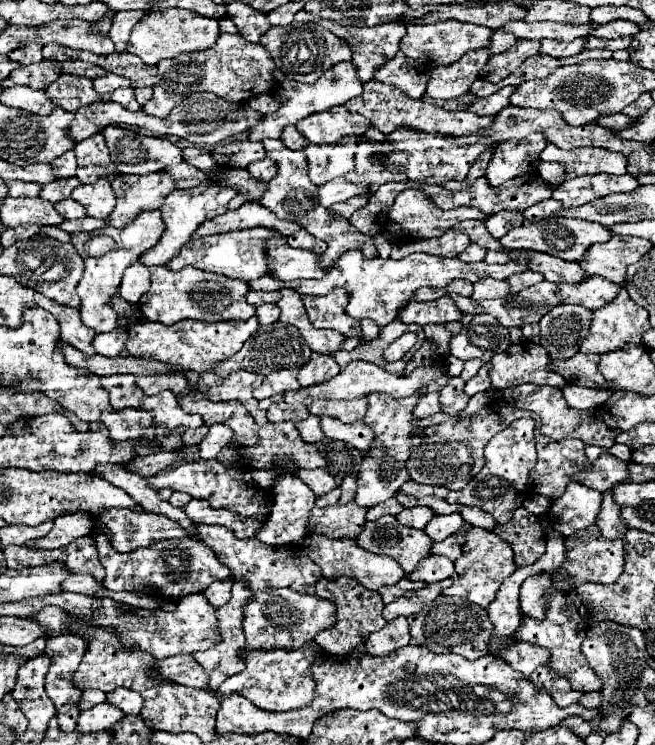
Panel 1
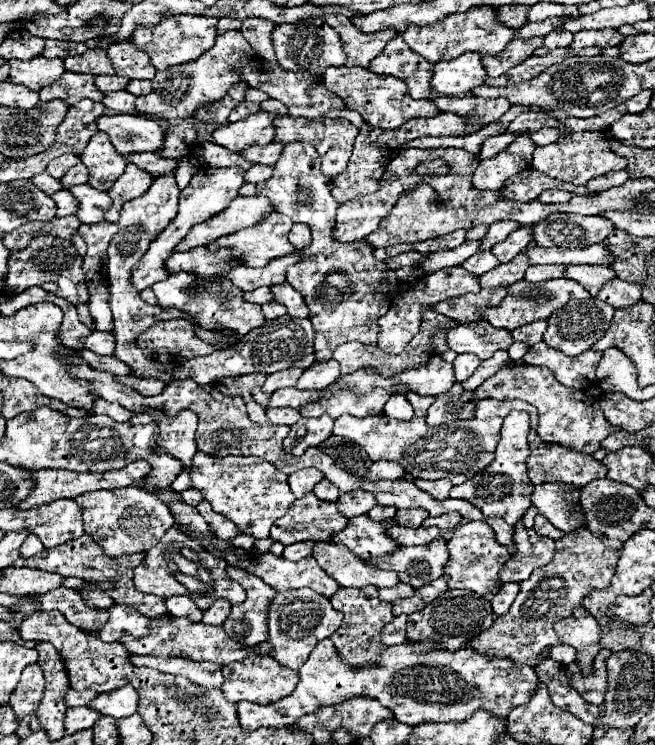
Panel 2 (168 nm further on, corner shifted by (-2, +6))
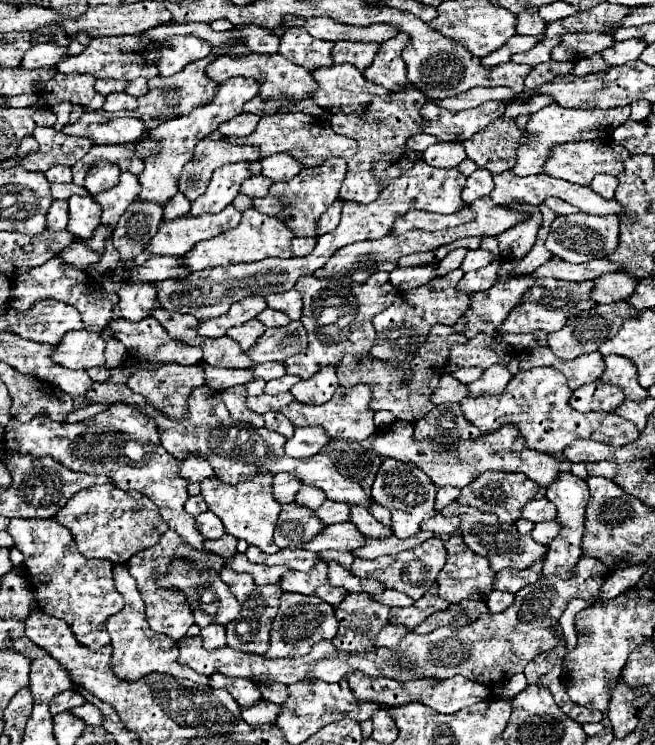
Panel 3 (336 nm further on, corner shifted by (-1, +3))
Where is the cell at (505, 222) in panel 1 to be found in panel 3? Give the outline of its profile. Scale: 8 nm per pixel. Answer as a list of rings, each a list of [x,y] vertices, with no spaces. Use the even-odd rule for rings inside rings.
[[[477,248],[477,250],[469,250],[463,264],[461,264],[461,270],[463,272],[469,272],[469,270],[477,270],[477,268],[483,268],[487,264],[493,262],[493,252],[487,252],[483,248]]]

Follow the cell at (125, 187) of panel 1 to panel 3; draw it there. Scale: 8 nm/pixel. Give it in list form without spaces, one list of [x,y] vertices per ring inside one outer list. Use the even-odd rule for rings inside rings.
[[[123,172],[117,186],[95,194],[95,200],[103,208],[101,222],[109,224],[109,226],[115,226],[117,220],[121,218],[121,214],[127,210],[127,206],[131,202],[135,202],[137,196],[139,196],[139,178],[135,174]]]

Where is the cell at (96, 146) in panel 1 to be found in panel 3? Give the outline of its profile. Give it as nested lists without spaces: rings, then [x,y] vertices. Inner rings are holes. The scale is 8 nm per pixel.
[[[107,160],[97,162],[97,164],[93,164],[93,168],[89,170],[89,174],[85,178],[85,188],[91,194],[99,194],[103,190],[109,190],[119,182],[119,174],[121,174],[121,170],[115,168],[115,164],[111,164]]]

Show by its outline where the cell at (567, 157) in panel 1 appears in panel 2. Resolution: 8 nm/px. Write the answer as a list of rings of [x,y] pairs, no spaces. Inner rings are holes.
[[[572,133],[568,137],[560,137],[558,141],[536,147],[532,153],[532,167],[538,169],[540,173],[546,173],[552,179],[558,181],[570,181],[574,185],[586,185],[586,181],[604,175],[608,171],[618,171],[626,167],[626,159],[618,157],[610,145],[608,145],[608,135],[606,133]]]

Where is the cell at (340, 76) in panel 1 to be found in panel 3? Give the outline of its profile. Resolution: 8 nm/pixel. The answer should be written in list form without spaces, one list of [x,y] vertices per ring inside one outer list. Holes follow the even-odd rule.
[[[203,138],[193,152],[191,162],[179,176],[179,192],[189,200],[201,196],[211,180],[213,170],[231,162],[259,160],[259,148],[231,144],[227,138]]]

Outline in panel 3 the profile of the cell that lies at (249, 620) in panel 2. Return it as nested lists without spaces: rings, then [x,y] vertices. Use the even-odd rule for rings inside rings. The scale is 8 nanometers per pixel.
[[[223,568],[223,572],[219,572],[221,580],[229,584],[231,592],[237,596],[239,604],[241,604],[241,614],[239,620],[235,620],[235,624],[227,624],[226,640],[227,646],[241,652],[255,652],[255,654],[265,654],[269,648],[269,630],[271,630],[271,622],[277,614],[279,608],[279,598],[283,594],[283,590],[277,584],[269,584],[269,586],[257,586],[253,582],[253,578],[249,574],[237,574],[229,568]]]

